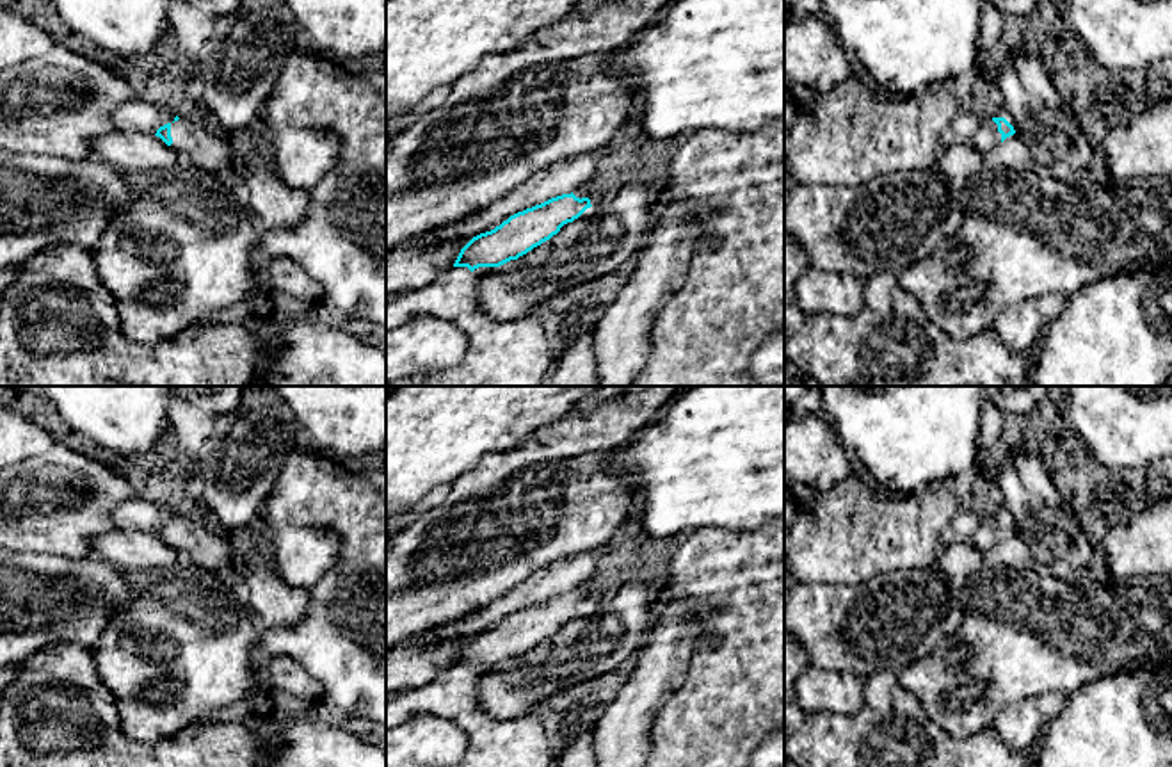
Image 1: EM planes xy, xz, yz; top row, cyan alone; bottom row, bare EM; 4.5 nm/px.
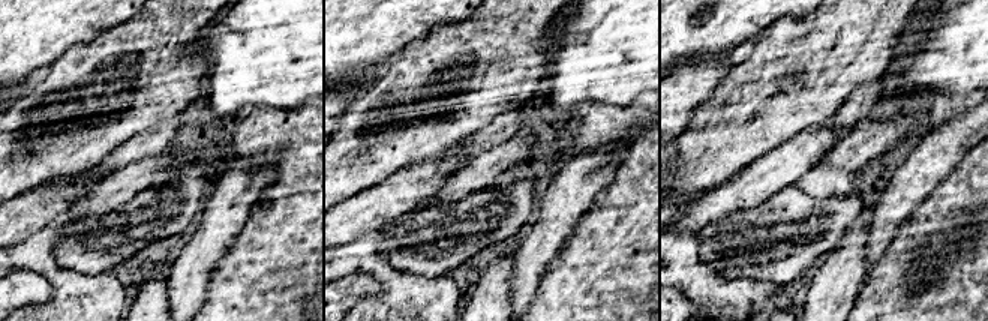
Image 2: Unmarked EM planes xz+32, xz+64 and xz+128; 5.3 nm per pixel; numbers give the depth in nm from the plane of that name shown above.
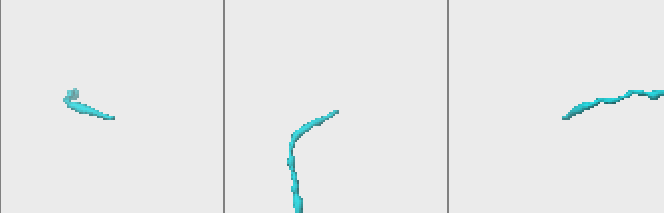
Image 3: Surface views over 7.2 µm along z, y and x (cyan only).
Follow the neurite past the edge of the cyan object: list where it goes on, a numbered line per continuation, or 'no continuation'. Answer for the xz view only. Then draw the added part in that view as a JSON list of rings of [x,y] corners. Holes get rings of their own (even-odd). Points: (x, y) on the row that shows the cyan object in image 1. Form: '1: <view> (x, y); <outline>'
1: xz (586, 191); [[[589,183],[578,187],[573,194],[574,194],[576,198],[580,198],[580,199],[582,199],[582,198],[589,198],[589,199],[590,199],[590,205],[594,205],[594,201],[598,199],[596,190],[594,190]]]

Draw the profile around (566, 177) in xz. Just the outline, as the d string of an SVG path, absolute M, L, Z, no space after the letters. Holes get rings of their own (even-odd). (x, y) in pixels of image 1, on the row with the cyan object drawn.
M608 144L535 173L530 180L521 183L500 201L494 201L487 208L468 215L462 221L439 228L436 238L450 240L486 233L518 212L541 205L551 198L574 192L594 176L598 162L605 155L606 146Z

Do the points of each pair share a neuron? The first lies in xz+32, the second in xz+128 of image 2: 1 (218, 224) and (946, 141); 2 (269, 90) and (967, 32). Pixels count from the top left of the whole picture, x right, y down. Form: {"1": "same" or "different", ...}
{"1": "same", "2": "same"}

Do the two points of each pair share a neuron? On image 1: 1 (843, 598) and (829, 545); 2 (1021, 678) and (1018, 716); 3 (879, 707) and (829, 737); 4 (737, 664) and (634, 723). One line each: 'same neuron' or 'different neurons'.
1: different neurons
2: different neurons
3: same neuron
4: different neurons

